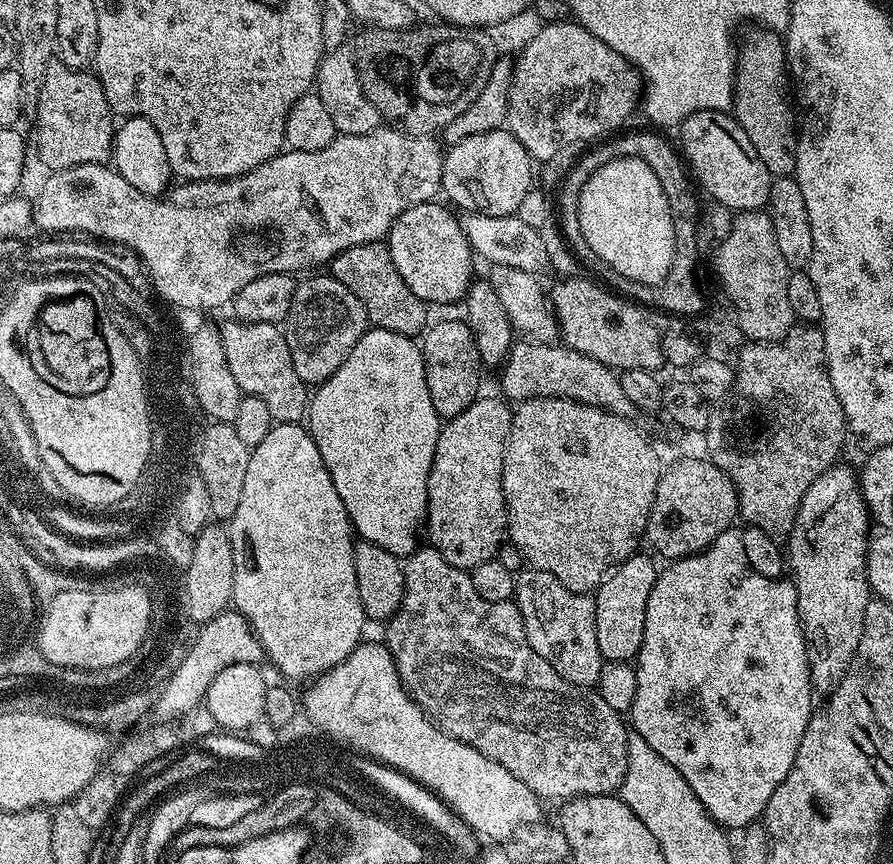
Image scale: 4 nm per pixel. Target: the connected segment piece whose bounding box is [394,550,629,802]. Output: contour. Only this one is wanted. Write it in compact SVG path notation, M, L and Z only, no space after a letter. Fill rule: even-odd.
M429 550L411 561L408 573L408 608L404 611L404 619L400 621L398 631L400 637L394 640L394 644L398 649L399 658L406 669L408 679L435 709L432 720L436 727L454 739L461 740L463 744L474 746L482 754L494 758L494 762L506 766L506 770L510 770L510 774L526 782L526 786L530 786L530 790L539 796L541 801L563 802L579 796L610 796L619 793L620 784L628 769L629 734L626 724L624 728L623 722L620 721L621 713L599 691L575 688L573 684L566 682L562 674L558 674L558 670L554 670L554 666L550 666L550 662L546 662L546 658L538 654L532 641L532 631L528 629L528 611L519 595L514 594L505 600L482 598L482 594L478 594L478 586L474 586L471 567L452 564L450 558L446 558L446 554Z

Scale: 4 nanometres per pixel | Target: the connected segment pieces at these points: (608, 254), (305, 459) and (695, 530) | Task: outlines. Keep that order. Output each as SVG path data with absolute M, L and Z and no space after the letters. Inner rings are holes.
M614 158L587 172L572 200L572 221L582 246L598 266L641 282L651 282L663 271L669 250L667 208L654 174L642 162Z
M273 423L272 428L262 438L262 442L251 445L246 466L246 484L242 486L242 498L236 504L230 516L234 530L234 546L236 547L236 594L235 603L258 622L262 634L280 660L289 660L292 664L316 664L325 666L335 663L357 644L365 635L364 627L369 627L370 621L362 606L362 586L360 585L360 550L362 541L352 524L350 506L346 506L346 498L342 490L338 490L338 482L334 482L334 474L330 474L330 466L322 462L322 454L318 454L318 446L314 446L314 438L310 438L307 427L299 424Z
M680 454L675 458L677 460L669 459L664 466L664 473L662 474L662 486L658 486L658 502L654 506L654 514L652 515L652 522L650 525L650 536L651 539L656 539L662 547L665 548L665 553L677 554L679 552L690 552L695 548L701 548L706 546L712 540L716 540L719 536L724 533L727 528L733 527L741 519L744 510L744 492L740 484L737 483L736 479L730 474L730 470L726 470L724 466L719 464L711 455L705 454L705 456L684 456L688 454Z

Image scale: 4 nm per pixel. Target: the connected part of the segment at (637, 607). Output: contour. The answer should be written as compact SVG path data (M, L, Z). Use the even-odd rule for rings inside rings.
M637 554L627 560L598 590L598 630L600 645L608 656L635 657L642 650L648 633L648 611L654 564Z

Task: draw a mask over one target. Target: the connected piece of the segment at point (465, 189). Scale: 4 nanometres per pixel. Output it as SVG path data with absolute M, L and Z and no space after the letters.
M511 131L478 134L478 138L466 138L449 147L444 192L465 217L474 216L477 221L511 221L518 214L522 202L533 195L532 164L534 158L530 150L526 150Z

